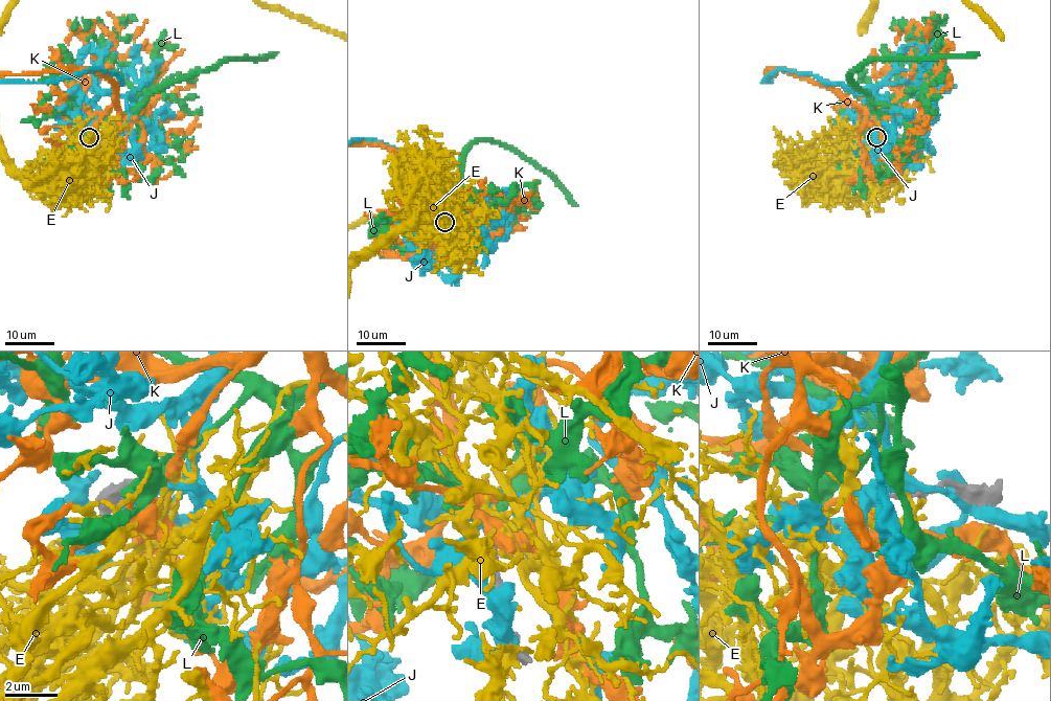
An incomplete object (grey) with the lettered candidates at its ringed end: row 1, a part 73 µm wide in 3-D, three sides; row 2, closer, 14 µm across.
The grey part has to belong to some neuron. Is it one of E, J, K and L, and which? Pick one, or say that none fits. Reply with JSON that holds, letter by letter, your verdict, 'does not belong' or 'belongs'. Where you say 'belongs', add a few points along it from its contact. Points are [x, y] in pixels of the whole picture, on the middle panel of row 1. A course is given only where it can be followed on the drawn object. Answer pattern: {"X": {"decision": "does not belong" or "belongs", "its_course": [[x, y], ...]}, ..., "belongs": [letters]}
{"E": {"decision": "does not belong"}, "J": {"decision": "does not belong"}, "K": {"decision": "does not belong"}, "L": {"decision": "does not belong"}, "belongs": []}

